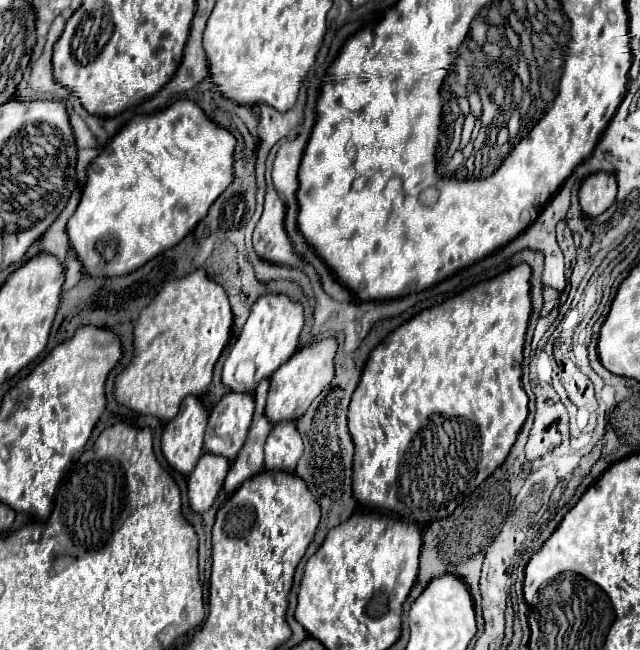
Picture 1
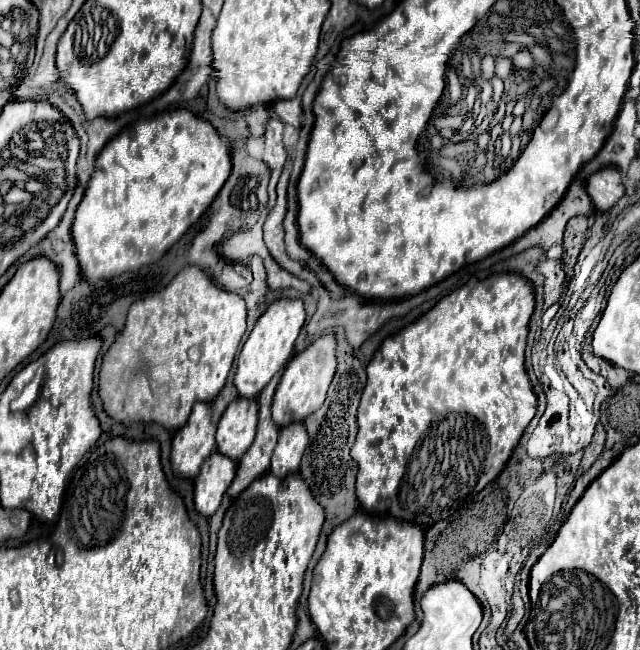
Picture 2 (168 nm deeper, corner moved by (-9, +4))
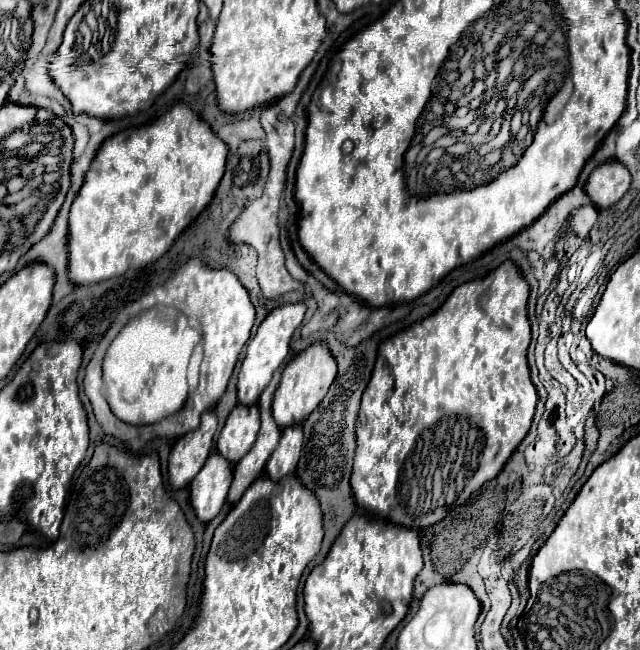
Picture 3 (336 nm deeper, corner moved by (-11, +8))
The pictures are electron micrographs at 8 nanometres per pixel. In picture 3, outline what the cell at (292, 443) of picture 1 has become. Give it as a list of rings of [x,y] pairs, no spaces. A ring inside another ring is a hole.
[[[288,426],[282,430],[278,448],[272,452],[266,464],[266,472],[274,482],[296,470],[296,462],[302,454],[302,444],[304,444],[302,426]]]

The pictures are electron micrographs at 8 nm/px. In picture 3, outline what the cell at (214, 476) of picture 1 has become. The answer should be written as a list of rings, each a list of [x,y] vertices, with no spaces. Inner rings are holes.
[[[212,452],[190,484],[192,506],[200,522],[210,522],[222,508],[232,484],[232,462]]]

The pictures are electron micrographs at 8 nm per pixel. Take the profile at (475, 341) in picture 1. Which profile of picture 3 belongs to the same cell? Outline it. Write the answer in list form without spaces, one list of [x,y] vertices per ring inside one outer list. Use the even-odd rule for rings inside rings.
[[[506,260],[486,278],[470,280],[470,282],[454,288],[452,294],[446,298],[446,302],[440,306],[440,310],[436,310],[432,316],[424,318],[422,322],[416,322],[414,326],[385,339],[378,346],[376,370],[372,370],[372,378],[364,390],[362,406],[358,412],[358,418],[360,418],[358,428],[356,428],[356,444],[358,446],[356,446],[352,478],[350,478],[354,498],[360,508],[378,512],[400,526],[422,530],[426,526],[440,522],[450,512],[450,508],[460,506],[462,504],[460,498],[470,496],[484,482],[498,476],[498,472],[508,462],[510,454],[526,438],[530,424],[532,424],[534,410],[536,410],[536,402],[538,402],[538,392],[530,380],[530,370],[528,370],[528,360],[526,360],[526,350],[530,344],[530,322],[526,316],[526,304],[528,304],[528,282],[524,280],[524,276],[520,274],[516,264]]]

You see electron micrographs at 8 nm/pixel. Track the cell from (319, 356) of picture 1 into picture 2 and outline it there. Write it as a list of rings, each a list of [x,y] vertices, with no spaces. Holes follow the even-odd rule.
[[[326,334],[314,340],[304,352],[296,354],[288,362],[272,404],[272,420],[276,426],[282,428],[282,426],[288,426],[290,422],[302,422],[306,416],[314,414],[324,404],[328,386],[336,372],[334,350],[336,350],[336,338],[334,334]]]

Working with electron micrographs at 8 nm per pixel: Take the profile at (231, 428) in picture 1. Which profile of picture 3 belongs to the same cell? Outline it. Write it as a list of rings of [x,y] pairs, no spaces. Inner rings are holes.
[[[236,404],[218,436],[218,442],[216,442],[218,452],[224,458],[228,458],[232,464],[240,462],[240,458],[256,442],[258,428],[260,428],[258,406],[256,404],[252,406]]]

